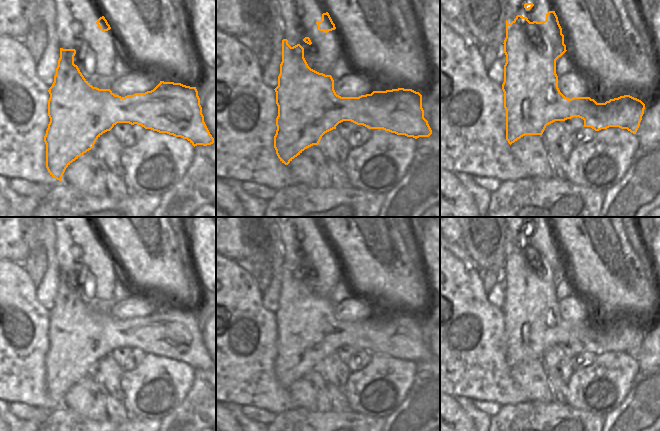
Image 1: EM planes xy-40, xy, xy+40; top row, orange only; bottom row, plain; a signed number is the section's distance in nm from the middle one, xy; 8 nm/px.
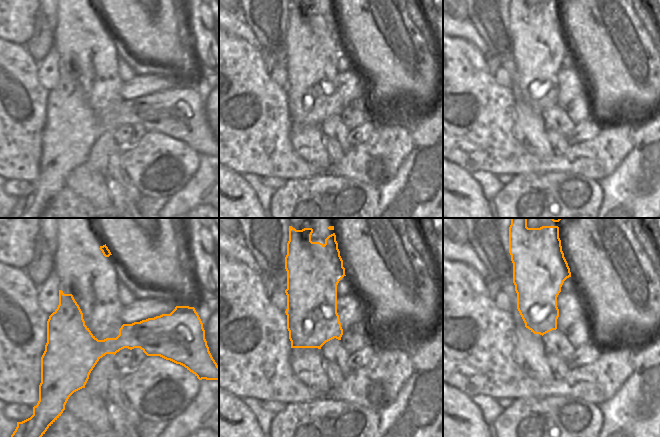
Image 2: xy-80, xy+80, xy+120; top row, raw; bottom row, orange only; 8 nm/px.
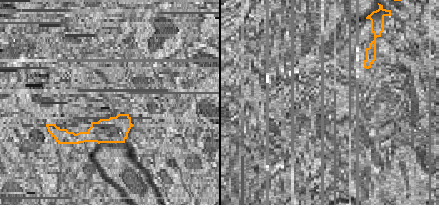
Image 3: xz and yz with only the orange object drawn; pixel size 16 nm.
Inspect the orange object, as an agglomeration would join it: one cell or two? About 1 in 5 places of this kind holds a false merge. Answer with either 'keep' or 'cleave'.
keep

